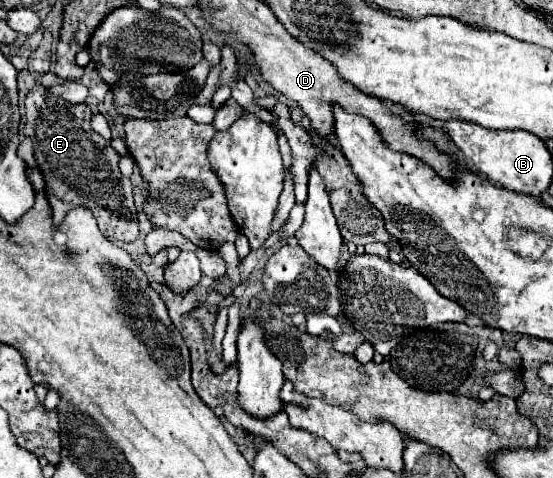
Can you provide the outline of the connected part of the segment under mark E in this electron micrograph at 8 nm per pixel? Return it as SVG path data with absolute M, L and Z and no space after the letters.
M37 84L25 98L27 122L23 134L33 140L35 160L45 178L45 192L53 212L53 224L59 226L73 208L89 208L97 218L99 230L109 240L133 242L139 236L133 186L119 170L121 156L111 148L111 140L101 138L89 124L87 104L69 104L61 96L49 96L49 88Z

